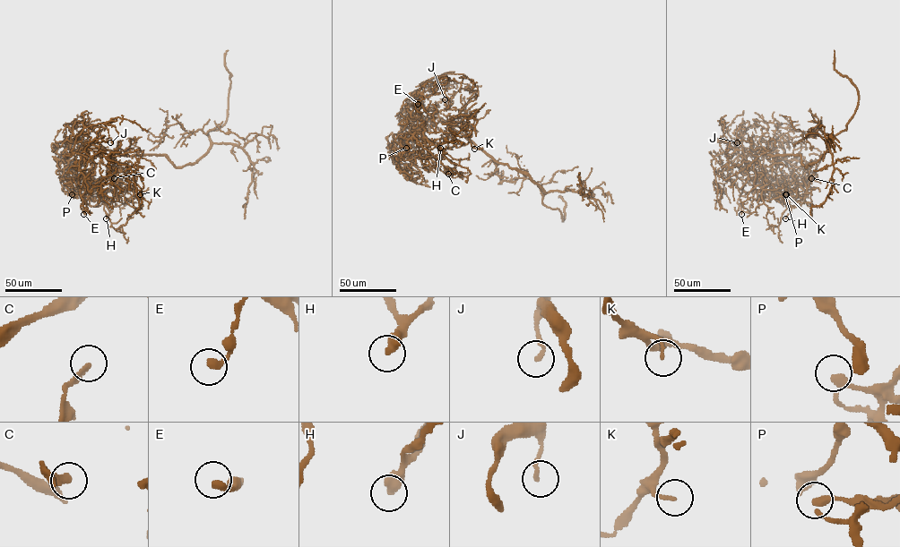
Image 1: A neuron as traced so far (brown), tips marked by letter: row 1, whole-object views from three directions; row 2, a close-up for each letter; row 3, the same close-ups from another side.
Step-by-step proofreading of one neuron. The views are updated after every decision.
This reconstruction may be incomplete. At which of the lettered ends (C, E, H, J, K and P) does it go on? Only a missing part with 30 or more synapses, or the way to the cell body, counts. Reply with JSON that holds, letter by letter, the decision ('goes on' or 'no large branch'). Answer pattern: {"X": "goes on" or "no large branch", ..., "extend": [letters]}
{"C": "no large branch", "E": "no large branch", "H": "no large branch", "J": "no large branch", "K": "no large branch", "P": "no large branch", "extend": []}

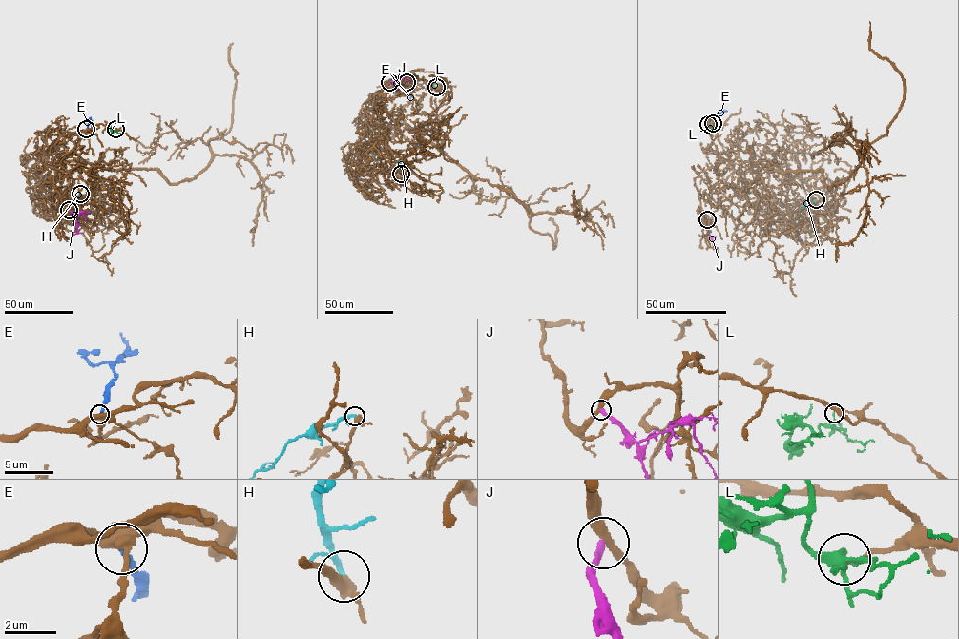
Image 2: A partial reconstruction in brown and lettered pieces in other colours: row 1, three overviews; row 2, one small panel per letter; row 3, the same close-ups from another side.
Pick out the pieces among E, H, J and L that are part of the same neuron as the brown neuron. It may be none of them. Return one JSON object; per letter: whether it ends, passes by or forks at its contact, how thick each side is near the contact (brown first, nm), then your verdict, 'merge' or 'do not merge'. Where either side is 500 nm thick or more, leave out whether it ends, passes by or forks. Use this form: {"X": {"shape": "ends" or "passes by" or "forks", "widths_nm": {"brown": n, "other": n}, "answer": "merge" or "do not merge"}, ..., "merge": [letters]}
{"E": {"shape": "ends", "widths_nm": {"brown": 400, "other": 180}, "answer": "merge"}, "H": {"shape": "ends", "widths_nm": {"brown": 420, "other": 240}, "answer": "do not merge"}, "J": {"shape": "ends", "widths_nm": {"brown": 360, "other": 260}, "answer": "do not merge"}, "L": {"shape": "ends", "widths_nm": {"brown": 150, "other": 120}, "answer": "do not merge"}, "merge": ["E"]}

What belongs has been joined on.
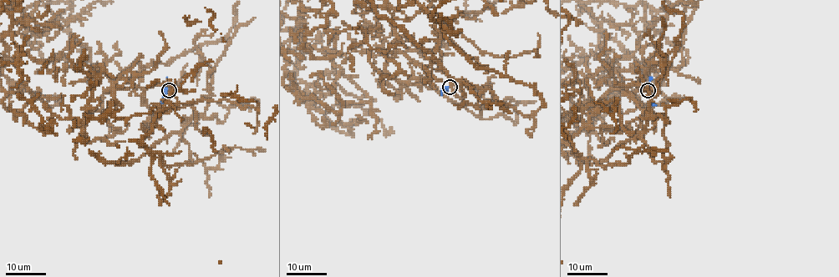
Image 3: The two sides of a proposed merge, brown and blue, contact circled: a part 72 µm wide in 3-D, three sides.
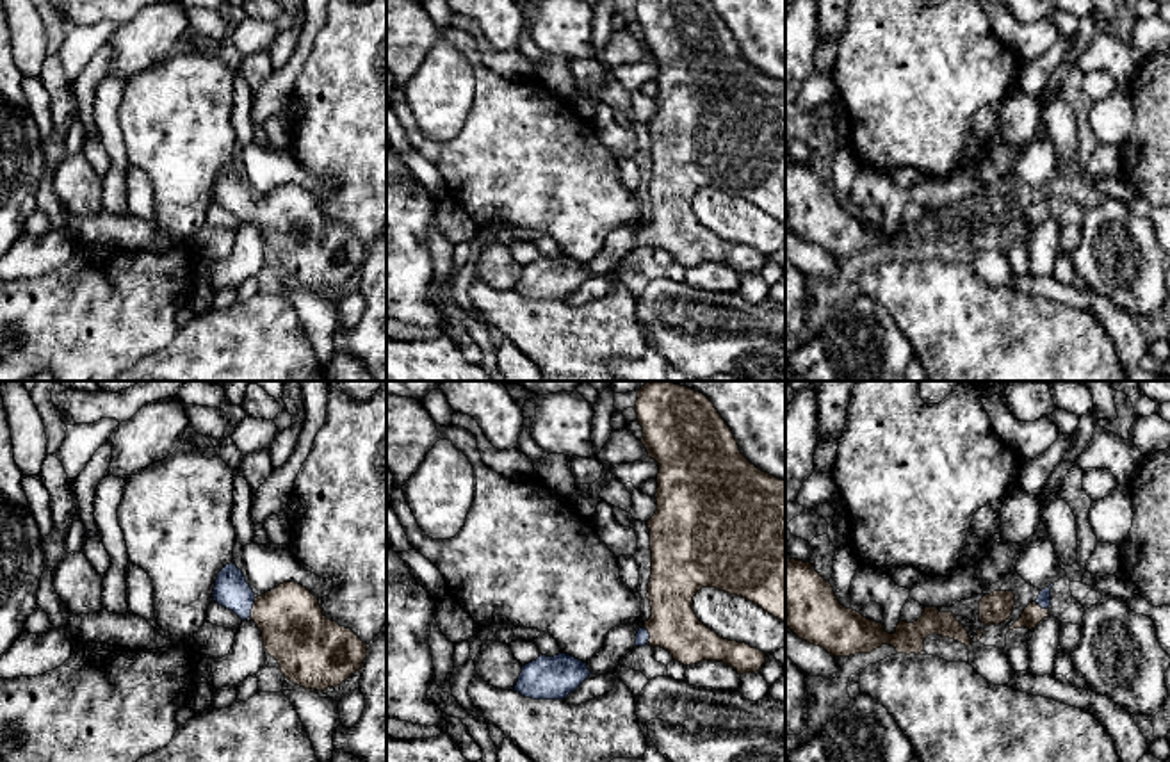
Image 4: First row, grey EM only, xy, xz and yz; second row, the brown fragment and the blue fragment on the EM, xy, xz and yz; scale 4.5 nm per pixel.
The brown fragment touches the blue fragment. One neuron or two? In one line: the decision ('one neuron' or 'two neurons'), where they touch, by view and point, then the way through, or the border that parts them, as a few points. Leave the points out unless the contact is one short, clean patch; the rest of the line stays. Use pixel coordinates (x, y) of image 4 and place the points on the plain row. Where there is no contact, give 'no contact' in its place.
one neuron | xy (253, 209) | across xy (296, 234), (276, 214), (253, 209), (232, 193)

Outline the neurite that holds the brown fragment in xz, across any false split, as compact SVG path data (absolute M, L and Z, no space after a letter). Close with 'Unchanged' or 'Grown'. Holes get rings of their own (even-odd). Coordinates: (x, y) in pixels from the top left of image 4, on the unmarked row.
M638 0L634 11L638 14L638 23L643 28L641 45L645 46L648 59L659 64L659 75L657 75L659 89L657 94L654 96L657 101L657 112L646 123L650 132L650 151L652 151L652 176L648 183L646 199L650 201L652 217L648 223L645 223L645 228L638 231L636 247L645 247L648 244L652 247L661 247L668 251L673 256L673 260L684 267L698 265L702 262L719 262L734 269L739 276L760 272L762 265L766 263L766 255L757 249L752 249L746 244L737 244L737 242L728 242L719 239L716 233L707 230L696 219L691 203L693 198L702 189L716 189L719 192L743 198L757 205L766 214L773 215L775 219L785 224L785 82L780 82L759 71L741 55L730 28L725 25L725 21L721 20L721 16L718 14L718 11L709 0Z. Grown

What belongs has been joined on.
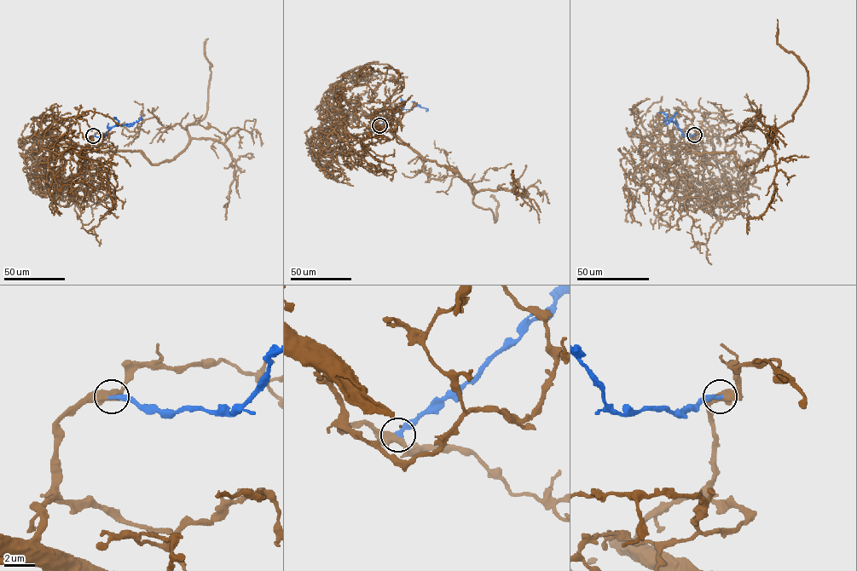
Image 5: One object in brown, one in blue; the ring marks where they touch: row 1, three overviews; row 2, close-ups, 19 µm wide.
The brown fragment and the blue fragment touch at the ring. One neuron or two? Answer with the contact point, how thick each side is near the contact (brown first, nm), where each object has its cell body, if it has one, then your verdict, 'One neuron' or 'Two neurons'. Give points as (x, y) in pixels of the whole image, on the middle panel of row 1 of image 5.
Place: (379, 125). Thickness 460 nm (brown) against 320 nm. Soma of brown: none. Soma of blue: none. One neuron

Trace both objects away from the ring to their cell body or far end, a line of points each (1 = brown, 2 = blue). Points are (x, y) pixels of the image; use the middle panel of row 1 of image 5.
1: (379, 125), (374, 119), (419, 154), (454, 170), (476, 191), (473, 203), (489, 209), (495, 222), (495, 195)
2: (379, 125), (402, 110), (419, 106), (427, 108), (425, 111)

